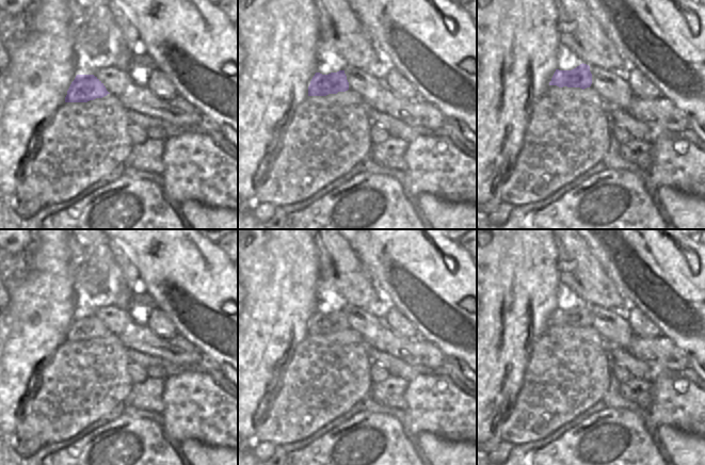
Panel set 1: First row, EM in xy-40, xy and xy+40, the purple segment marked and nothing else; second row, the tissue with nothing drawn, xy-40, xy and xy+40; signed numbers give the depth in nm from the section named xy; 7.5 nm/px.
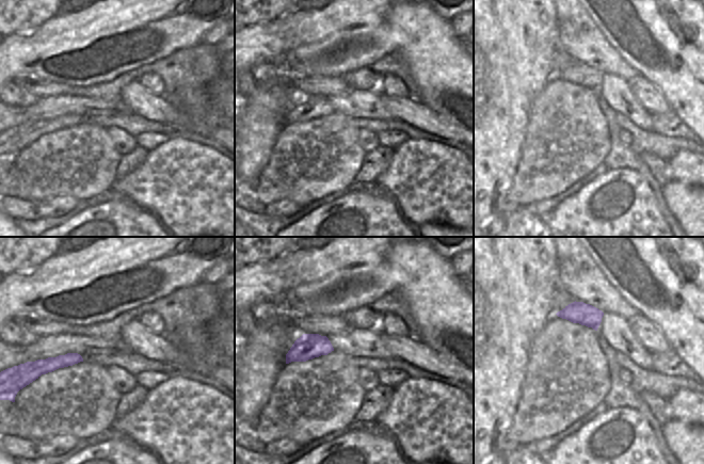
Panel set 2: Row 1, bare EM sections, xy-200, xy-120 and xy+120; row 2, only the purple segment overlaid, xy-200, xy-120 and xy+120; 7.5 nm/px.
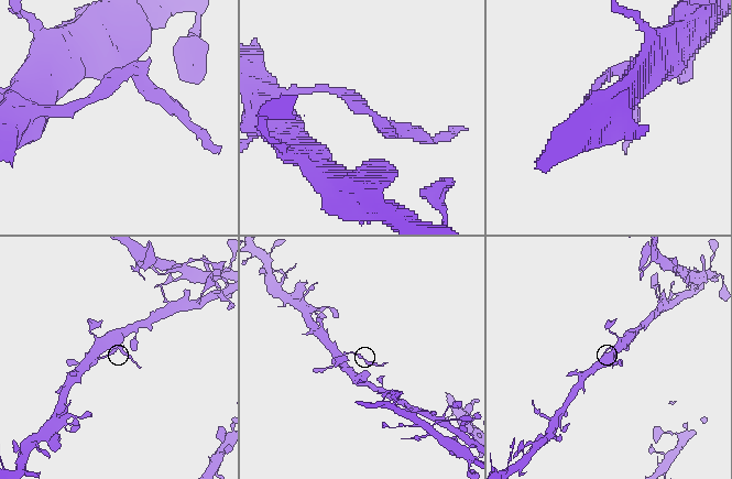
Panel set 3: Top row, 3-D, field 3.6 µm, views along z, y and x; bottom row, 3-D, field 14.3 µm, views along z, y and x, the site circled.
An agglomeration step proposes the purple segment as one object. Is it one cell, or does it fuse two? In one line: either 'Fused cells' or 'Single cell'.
Fused cells

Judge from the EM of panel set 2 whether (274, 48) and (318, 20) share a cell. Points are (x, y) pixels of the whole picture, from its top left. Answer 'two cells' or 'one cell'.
one cell

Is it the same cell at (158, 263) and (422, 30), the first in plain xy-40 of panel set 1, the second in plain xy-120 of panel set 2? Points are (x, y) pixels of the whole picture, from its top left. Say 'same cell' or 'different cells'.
same cell

